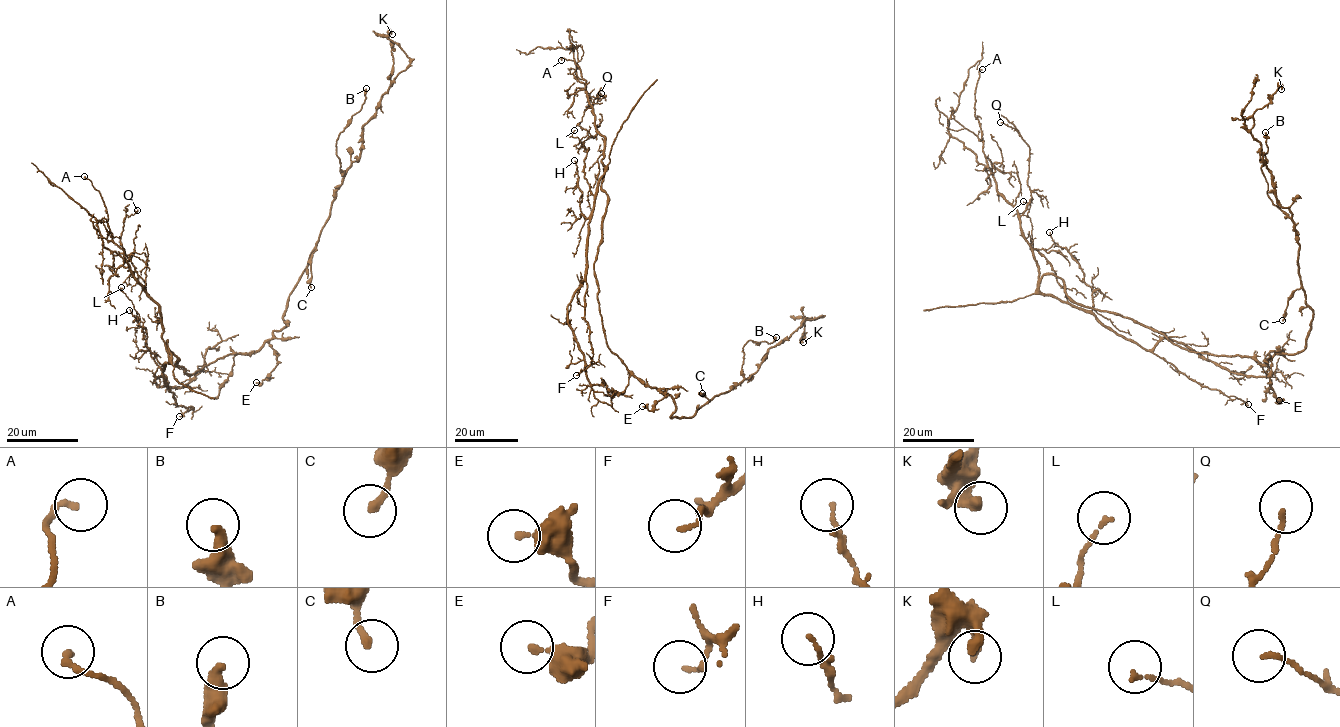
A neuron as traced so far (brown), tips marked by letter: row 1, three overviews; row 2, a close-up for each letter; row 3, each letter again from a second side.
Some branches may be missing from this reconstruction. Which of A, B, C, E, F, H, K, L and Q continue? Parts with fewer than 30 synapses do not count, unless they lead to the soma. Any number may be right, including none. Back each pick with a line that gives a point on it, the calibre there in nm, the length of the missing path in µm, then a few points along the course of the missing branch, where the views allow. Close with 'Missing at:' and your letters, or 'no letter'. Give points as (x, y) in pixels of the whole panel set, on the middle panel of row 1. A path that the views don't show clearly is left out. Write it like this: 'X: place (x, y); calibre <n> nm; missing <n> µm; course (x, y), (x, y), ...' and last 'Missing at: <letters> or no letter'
Missing at: no letter

